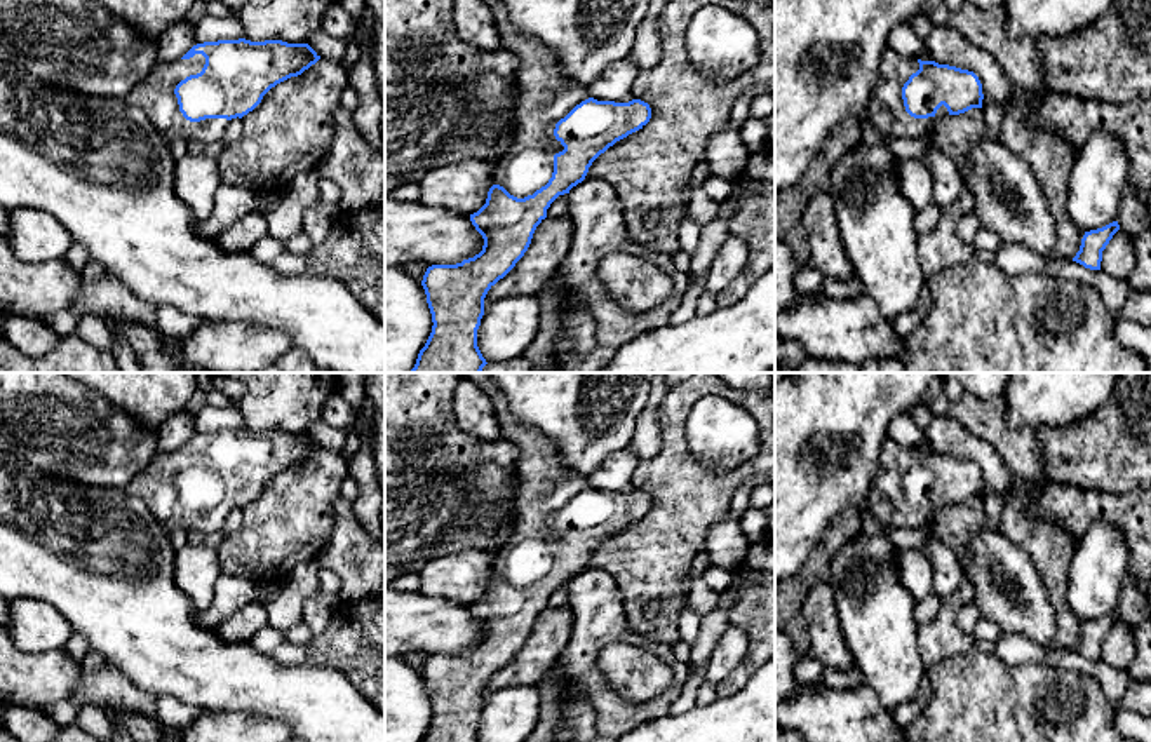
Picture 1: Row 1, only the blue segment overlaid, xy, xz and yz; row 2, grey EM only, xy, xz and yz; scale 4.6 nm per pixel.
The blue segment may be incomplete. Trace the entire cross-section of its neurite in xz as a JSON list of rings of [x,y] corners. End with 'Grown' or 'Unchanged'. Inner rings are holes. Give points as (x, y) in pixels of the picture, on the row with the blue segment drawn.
[[[484,0],[493,10],[503,51],[514,52],[521,64],[515,71],[515,150],[540,148],[554,157],[554,172],[545,186],[533,195],[517,199],[503,186],[493,185],[486,204],[470,221],[482,235],[484,246],[474,258],[456,265],[432,265],[421,286],[432,314],[432,333],[420,350],[411,373],[481,373],[488,364],[477,347],[477,329],[484,315],[488,291],[503,279],[528,251],[536,226],[547,218],[550,204],[582,183],[592,162],[616,141],[643,129],[651,118],[651,108],[641,99],[629,103],[597,101],[589,87],[573,82],[561,71],[557,56],[536,38],[522,37],[508,19],[500,0]]]. Grown

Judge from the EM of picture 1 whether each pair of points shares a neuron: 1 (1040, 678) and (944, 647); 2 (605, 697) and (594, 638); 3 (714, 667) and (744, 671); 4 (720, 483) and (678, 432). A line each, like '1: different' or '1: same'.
1: different
2: same
3: different
4: same

